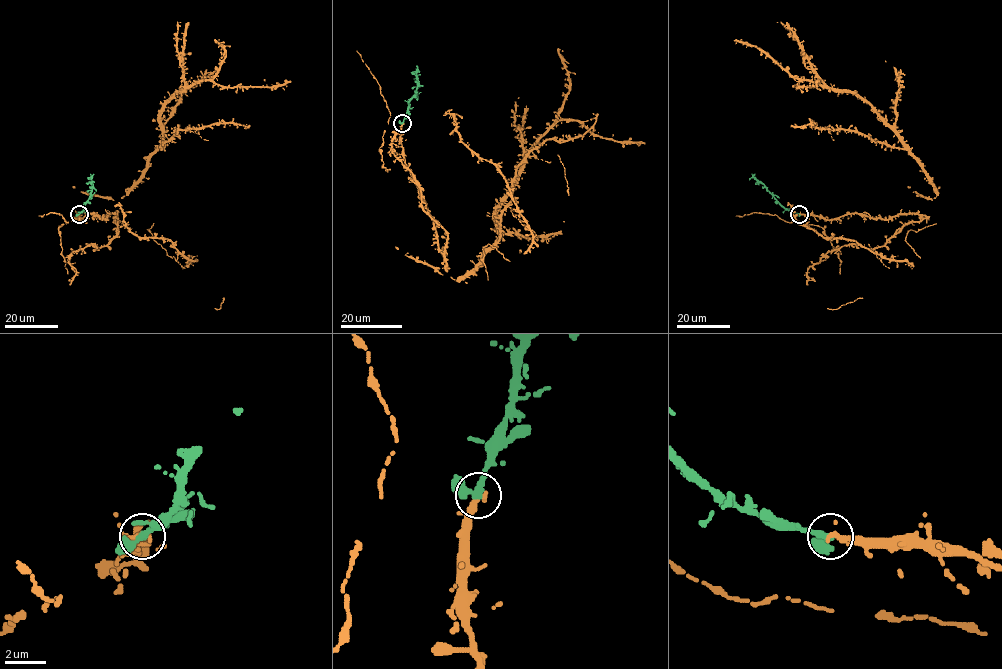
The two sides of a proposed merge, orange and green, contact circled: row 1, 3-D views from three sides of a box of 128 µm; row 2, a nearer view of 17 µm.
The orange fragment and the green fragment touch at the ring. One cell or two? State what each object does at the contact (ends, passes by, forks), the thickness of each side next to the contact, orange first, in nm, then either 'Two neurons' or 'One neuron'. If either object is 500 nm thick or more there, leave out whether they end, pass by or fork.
At the ring orange ends. At the ring green passes by. Thickness 360 nm (orange) against 320 nm. One neuron

